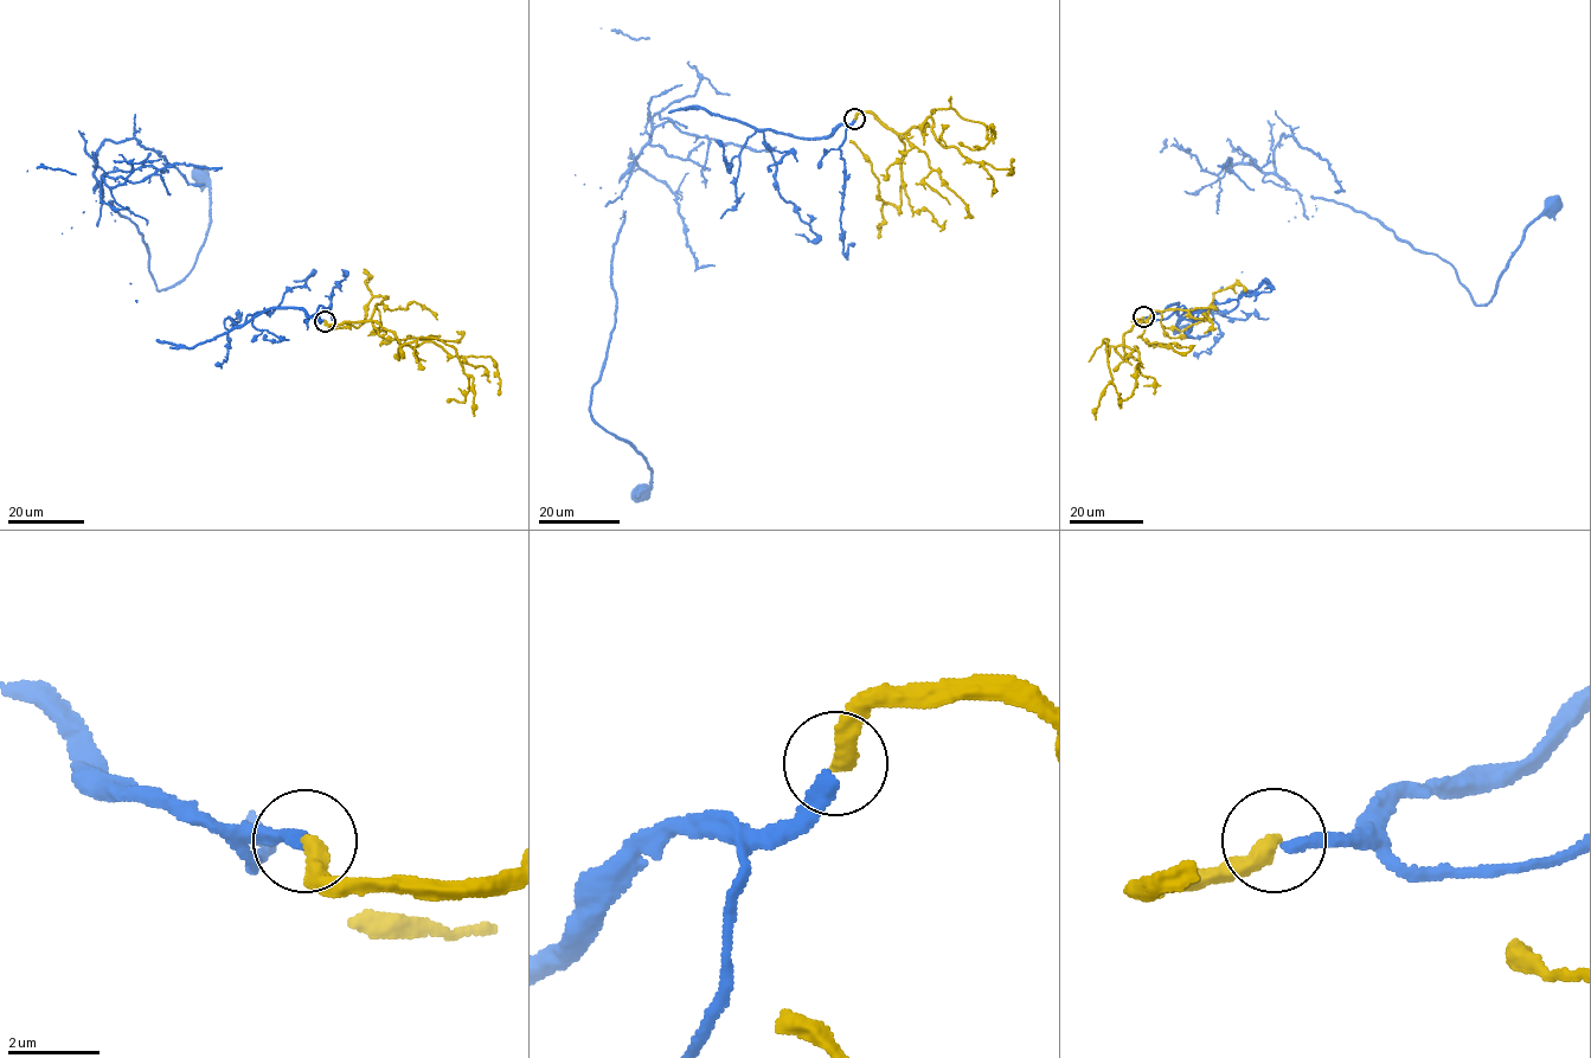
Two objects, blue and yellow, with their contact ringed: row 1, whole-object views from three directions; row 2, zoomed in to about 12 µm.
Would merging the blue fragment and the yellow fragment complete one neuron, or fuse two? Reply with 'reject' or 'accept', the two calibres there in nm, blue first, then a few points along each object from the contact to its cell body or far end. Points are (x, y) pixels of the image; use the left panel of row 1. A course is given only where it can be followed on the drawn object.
accept; calibres 320 and 400 nm; course blue (325, 321), (271, 307), (192, 347), (158, 341), (111, 202), (171, 288), (205, 238), (201, 173); course yellow (325, 320), (377, 321), (393, 334), (396, 357), (405, 344), (432, 341), (453, 356), (489, 357), (500, 395)

